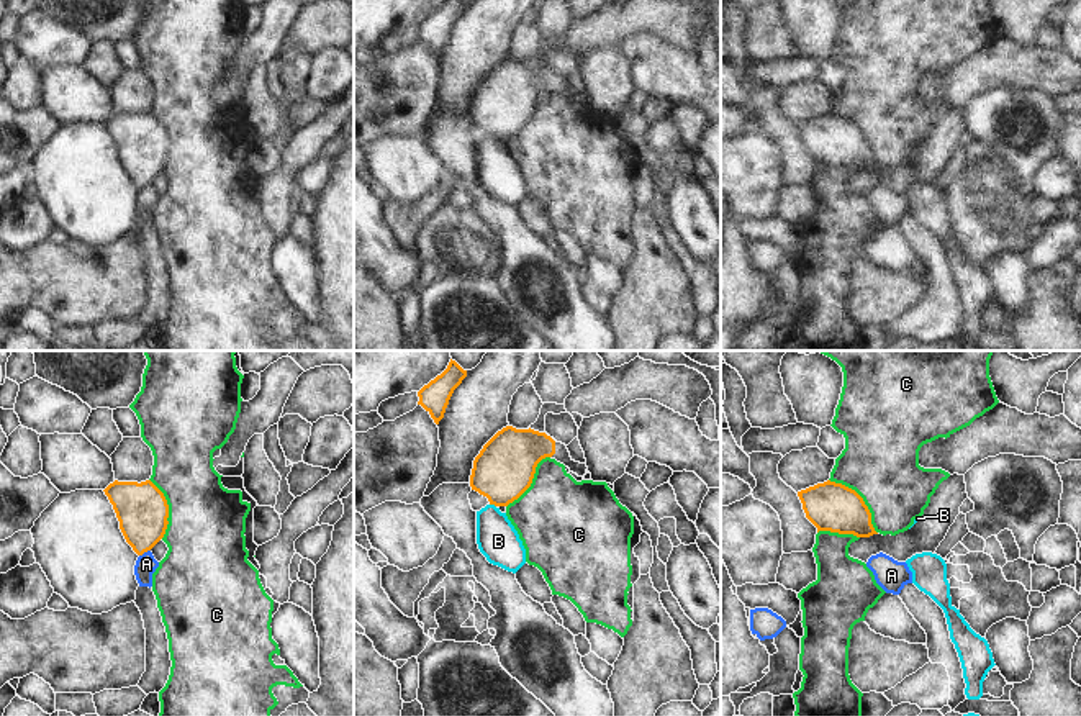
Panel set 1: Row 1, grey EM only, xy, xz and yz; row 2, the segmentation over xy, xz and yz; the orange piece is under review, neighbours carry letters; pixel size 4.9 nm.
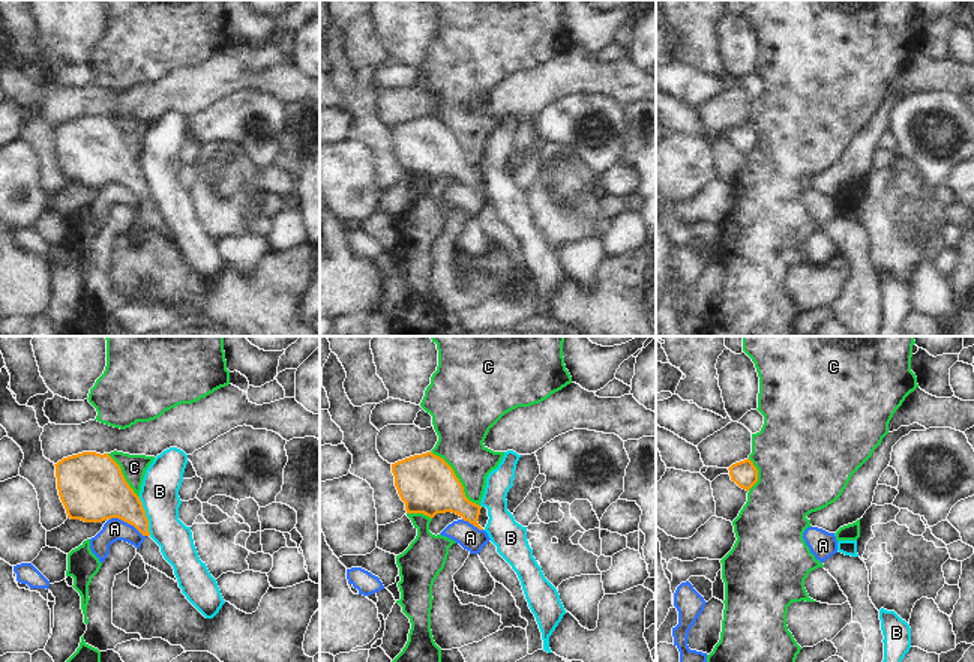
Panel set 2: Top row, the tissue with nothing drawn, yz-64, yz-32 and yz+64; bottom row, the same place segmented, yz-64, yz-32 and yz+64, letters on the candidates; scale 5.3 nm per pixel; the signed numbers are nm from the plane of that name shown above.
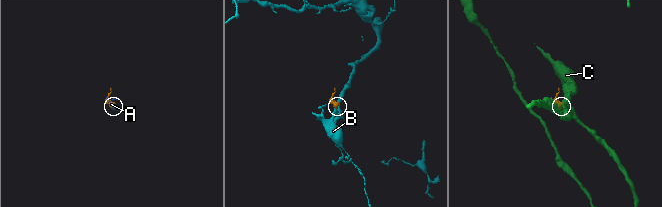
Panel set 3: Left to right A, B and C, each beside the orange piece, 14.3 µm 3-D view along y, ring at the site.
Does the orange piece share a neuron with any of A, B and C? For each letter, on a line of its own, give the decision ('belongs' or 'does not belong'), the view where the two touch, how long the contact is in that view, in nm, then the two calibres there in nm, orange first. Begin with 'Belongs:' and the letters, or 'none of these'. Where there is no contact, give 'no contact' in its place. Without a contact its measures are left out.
Belongs: none of these
A: does not belong; contact in xy; length 70 nm; calibres 260 and 100 nm
B: does not belong; contact in xz; length 40 nm; calibres 300 and 200 nm
C: does not belong; contact in yz; length 360 nm; calibres 240 and 380 nm

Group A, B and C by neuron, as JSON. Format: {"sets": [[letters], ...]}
{"sets": [["A"], ["B"], ["C"]]}

